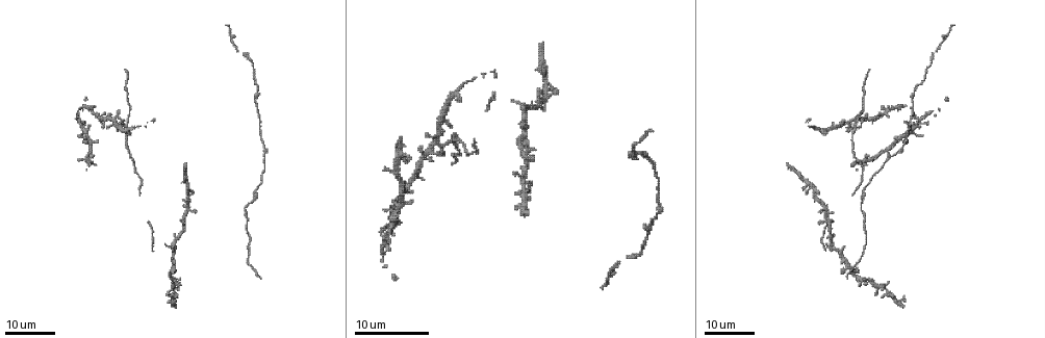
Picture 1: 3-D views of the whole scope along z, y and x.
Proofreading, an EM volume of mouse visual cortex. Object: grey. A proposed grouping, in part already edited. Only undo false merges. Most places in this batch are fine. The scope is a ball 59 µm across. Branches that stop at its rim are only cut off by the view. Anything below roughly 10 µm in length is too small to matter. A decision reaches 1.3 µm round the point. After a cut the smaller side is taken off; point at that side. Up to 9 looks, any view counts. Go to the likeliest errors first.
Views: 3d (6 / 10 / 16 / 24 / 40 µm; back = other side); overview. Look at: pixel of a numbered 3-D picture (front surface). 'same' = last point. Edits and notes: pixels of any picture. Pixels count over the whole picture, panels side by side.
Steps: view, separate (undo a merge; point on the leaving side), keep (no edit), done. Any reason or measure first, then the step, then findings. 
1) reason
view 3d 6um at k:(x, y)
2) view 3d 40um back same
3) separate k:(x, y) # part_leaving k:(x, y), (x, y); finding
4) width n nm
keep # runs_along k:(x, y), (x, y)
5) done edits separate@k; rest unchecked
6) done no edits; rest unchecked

view 3d 24um at 1:(256, 102)

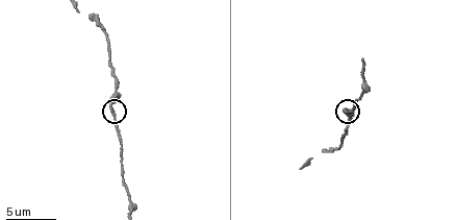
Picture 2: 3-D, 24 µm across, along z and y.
view 3d 10um at 2:(113, 107)

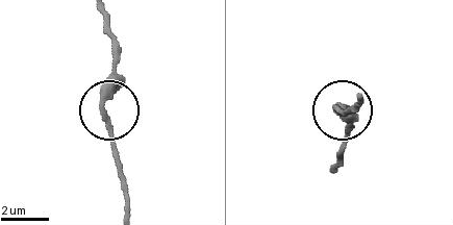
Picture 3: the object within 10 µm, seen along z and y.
width 210 nm
keep # runs_along 3:(126, 207), (114, 130), (102, 100), (114, 43); continuous, no second neuron

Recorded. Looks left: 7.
four-way junction
view 3d 16um at 1:(853, 124)

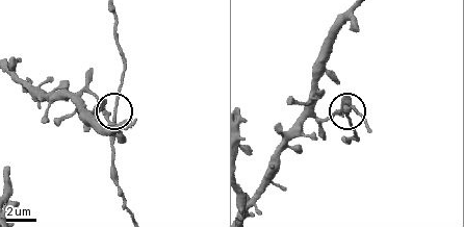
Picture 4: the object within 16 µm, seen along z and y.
view 3d 6um at 4:(106, 116)

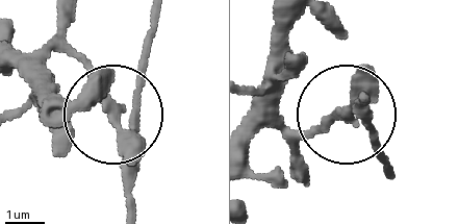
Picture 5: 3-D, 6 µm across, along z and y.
keep # all the same neuron

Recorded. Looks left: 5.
calibre changes
view 3d 16um at 2:(364, 75)

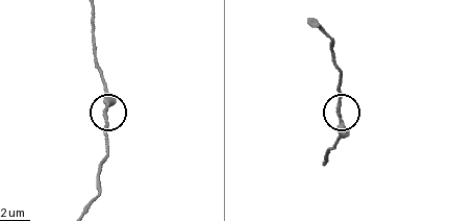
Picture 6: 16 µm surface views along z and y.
keep # continuous, no second neuron

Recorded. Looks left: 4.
view 3d 24um at 1:(629, 154)

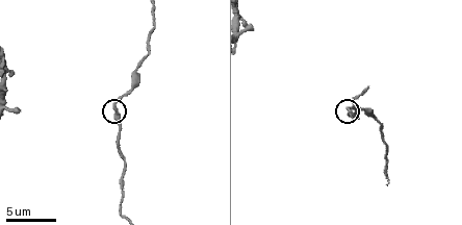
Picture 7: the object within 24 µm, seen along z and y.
zoom in
view 3d 10um at 7:(115, 109)

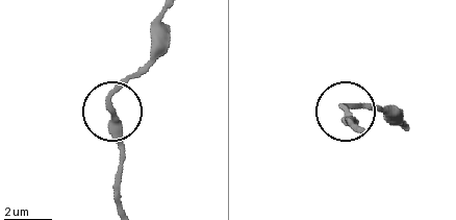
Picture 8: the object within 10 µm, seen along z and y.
side_arm 17 um
keep # one neuron here

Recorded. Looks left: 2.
done no edits; rest unchecked

